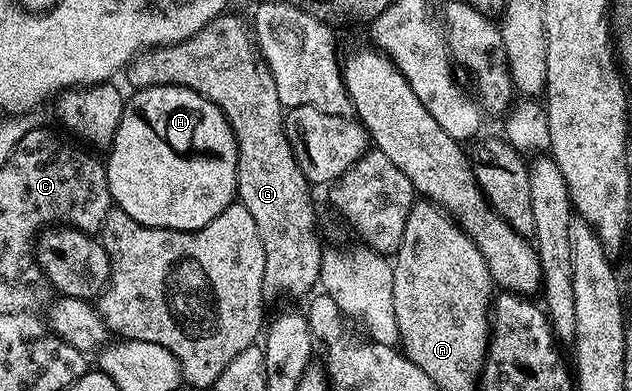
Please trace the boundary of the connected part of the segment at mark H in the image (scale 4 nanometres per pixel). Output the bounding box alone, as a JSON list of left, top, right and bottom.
[105,84,239,232]

